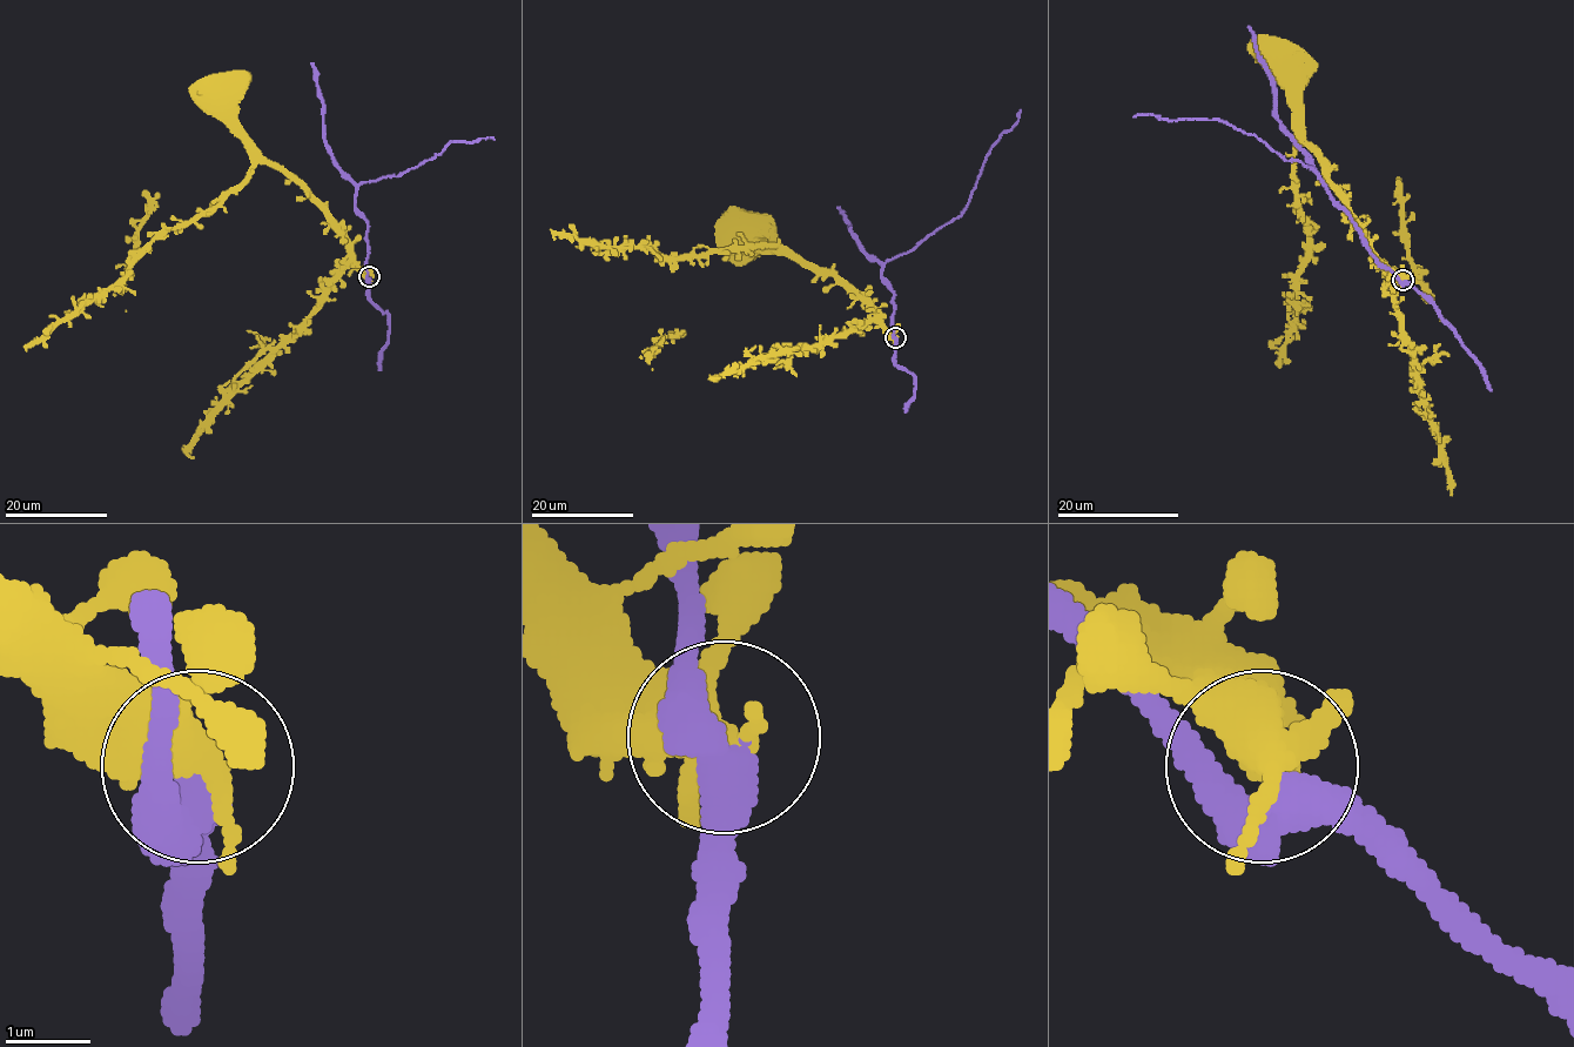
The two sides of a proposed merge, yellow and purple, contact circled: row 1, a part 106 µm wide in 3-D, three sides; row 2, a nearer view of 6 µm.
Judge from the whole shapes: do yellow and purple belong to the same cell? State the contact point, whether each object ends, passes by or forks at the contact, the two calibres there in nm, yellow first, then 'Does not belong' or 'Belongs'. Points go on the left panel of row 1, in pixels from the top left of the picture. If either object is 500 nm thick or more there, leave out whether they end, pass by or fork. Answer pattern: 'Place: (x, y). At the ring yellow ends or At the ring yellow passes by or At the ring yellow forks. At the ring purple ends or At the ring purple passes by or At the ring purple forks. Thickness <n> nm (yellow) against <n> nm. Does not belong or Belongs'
Place: (369, 276). At the ring yellow forks. At the ring purple passes by. Thickness 380 nm (yellow) against 440 nm. Does not belong

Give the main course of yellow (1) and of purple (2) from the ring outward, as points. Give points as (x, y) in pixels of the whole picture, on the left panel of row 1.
1: (369, 277), (352, 262), (329, 214), (280, 169), (259, 162), (214, 207), (166, 228), (123, 276), (24, 347)
2: (369, 277), (367, 221), (355, 207), (355, 189), (364, 181), (399, 176), (451, 142), (495, 139)

